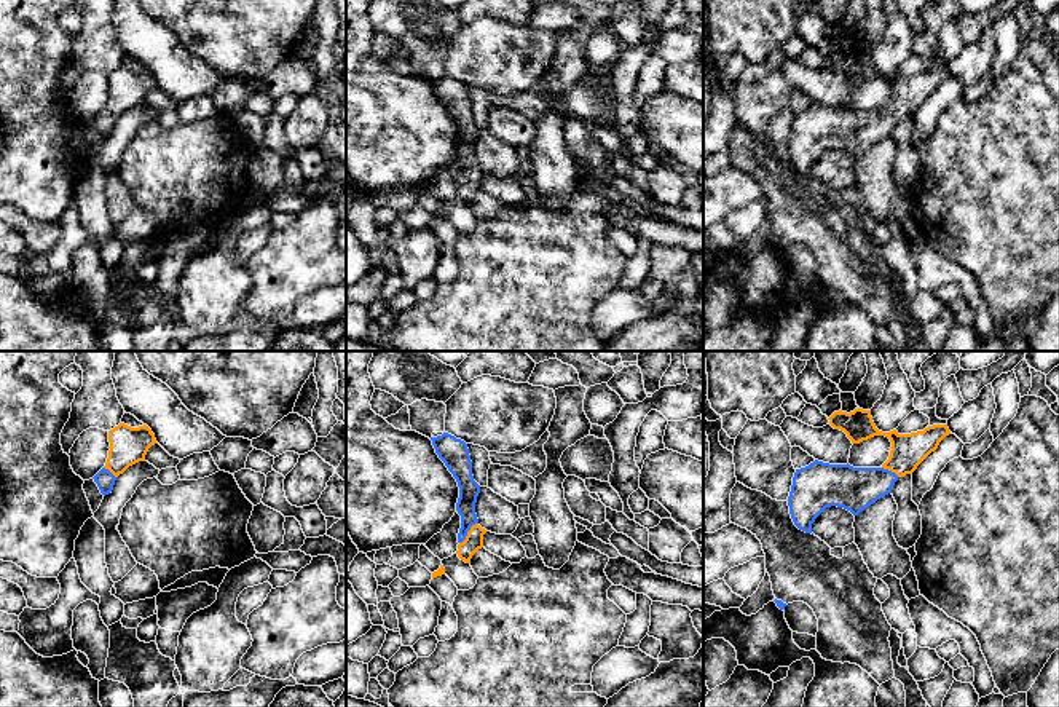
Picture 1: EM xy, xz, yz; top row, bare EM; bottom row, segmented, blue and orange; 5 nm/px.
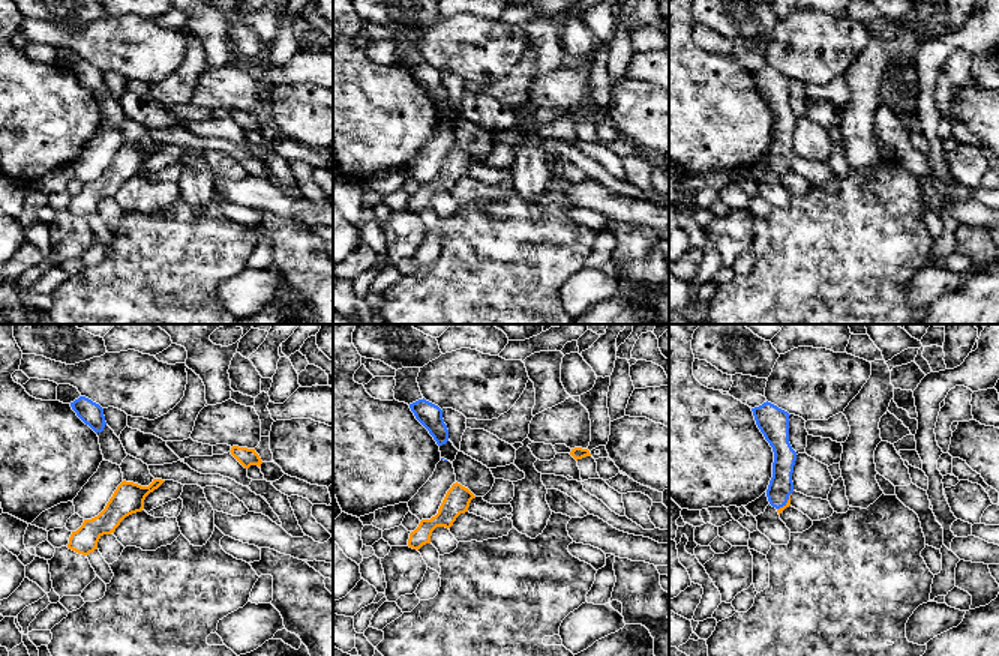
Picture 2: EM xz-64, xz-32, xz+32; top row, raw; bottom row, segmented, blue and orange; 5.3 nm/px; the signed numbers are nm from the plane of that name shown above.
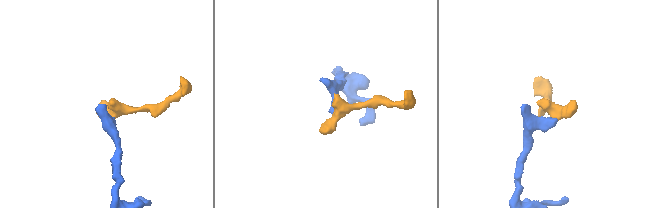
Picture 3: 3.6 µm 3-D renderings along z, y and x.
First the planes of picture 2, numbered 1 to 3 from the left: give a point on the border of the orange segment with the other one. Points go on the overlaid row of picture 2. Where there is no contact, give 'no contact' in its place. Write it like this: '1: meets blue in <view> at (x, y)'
1: no contact
2: no contact
3: meets blue in xz+32 at (786, 502)

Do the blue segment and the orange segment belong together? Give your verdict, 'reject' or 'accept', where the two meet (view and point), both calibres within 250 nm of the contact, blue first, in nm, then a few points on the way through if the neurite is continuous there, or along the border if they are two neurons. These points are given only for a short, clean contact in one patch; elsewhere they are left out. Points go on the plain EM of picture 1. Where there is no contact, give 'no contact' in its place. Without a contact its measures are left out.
accept | xz (468, 173) | 100/90 nm | across xz (469, 131), (468, 173), (474, 182)

